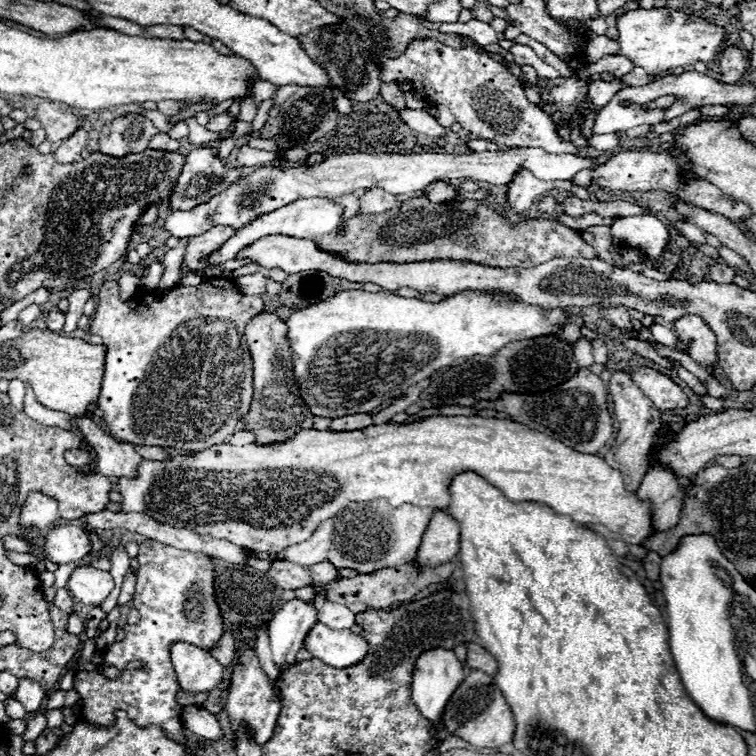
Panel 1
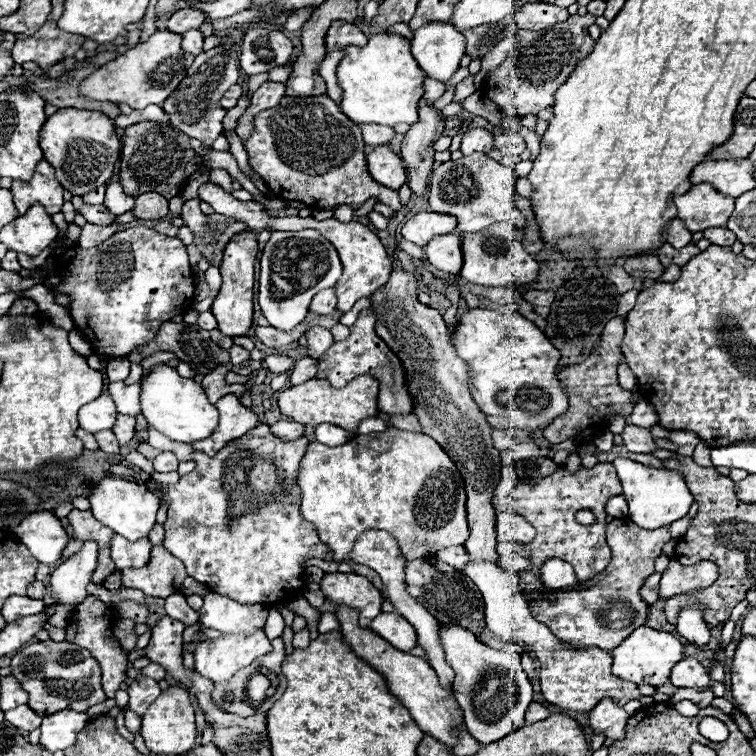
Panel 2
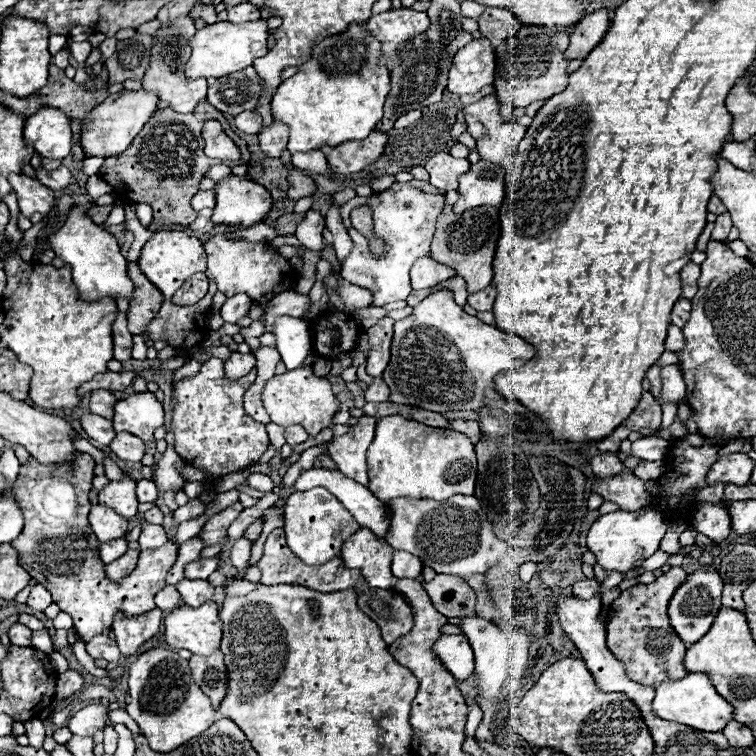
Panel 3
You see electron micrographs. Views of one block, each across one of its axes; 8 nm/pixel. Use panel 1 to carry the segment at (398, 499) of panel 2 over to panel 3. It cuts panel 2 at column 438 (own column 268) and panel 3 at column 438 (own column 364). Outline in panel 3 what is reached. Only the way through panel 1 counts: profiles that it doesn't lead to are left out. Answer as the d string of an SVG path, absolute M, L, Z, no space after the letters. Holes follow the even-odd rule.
M388 416L376 424L376 436L368 448L368 488L370 492L382 500L390 502L392 498L432 498L446 500L456 494L472 496L476 484L476 452L470 438L462 432L450 428L432 428L420 422L406 420L402 416Z

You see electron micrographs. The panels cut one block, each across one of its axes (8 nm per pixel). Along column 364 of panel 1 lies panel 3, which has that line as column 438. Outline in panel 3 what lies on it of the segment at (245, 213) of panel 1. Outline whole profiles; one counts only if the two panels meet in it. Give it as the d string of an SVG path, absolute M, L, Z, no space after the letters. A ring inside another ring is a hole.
M440 152L436 156L432 156L424 168L430 174L430 184L434 184L436 188L448 192L448 190L456 190L458 188L458 178L468 172L470 162L466 158L454 158L446 152Z

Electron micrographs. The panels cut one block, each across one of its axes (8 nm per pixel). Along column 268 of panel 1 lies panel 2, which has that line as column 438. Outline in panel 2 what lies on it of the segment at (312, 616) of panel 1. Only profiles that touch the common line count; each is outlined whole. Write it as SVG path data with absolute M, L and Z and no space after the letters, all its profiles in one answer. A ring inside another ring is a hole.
M438 624L438 638L444 648L444 660L456 674L452 690L464 710L468 732L480 744L492 744L524 726L524 712L530 706L534 692L520 666L520 654L492 650L466 628L452 624Z

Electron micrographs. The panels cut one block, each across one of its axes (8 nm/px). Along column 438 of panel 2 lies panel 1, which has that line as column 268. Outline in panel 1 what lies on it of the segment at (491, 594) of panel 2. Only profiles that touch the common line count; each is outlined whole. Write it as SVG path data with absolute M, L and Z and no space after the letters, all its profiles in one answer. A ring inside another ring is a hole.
M268 312L254 316L246 326L246 342L250 348L250 356L254 360L254 398L250 404L250 412L244 416L244 428L256 434L256 444L286 442L298 430L312 428L314 414L300 398L298 386L294 382L294 372L290 366L290 348L284 336L286 330L286 324L276 314Z

